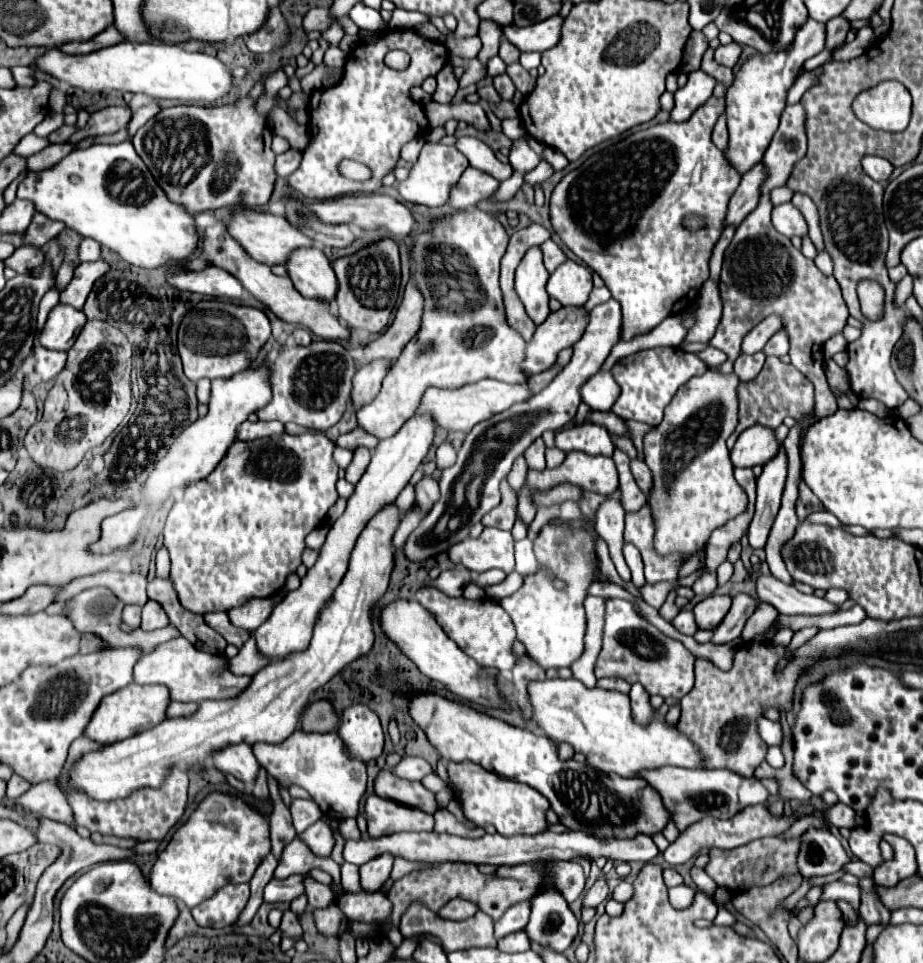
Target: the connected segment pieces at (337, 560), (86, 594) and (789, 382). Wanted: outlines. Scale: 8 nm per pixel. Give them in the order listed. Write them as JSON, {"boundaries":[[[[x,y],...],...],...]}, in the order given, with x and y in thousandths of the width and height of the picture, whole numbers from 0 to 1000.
{"boundaries":[[[[447,432],[434,442],[434,447],[428,453],[411,459],[398,490],[391,494],[391,498],[385,505],[385,511],[376,519],[376,530],[356,548],[354,561],[346,571],[346,579],[343,579],[341,588],[333,592],[333,596],[326,602],[326,609],[322,613],[315,613],[307,623],[302,619],[295,621],[298,631],[296,631],[294,640],[276,654],[278,671],[287,681],[291,681],[296,685],[304,685],[311,679],[330,675],[335,671],[337,656],[339,656],[341,644],[346,640],[346,633],[352,629],[352,625],[356,625],[356,621],[361,619],[369,600],[374,598],[380,571],[382,571],[391,550],[413,530],[415,523],[426,521],[432,515],[432,511],[443,503],[447,490],[456,484],[458,476],[463,474],[463,467],[469,459],[469,447],[471,447],[471,442],[469,442],[469,436],[465,436],[465,432]]],[[[94,611],[77,623],[55,627],[49,636],[73,640],[86,656],[101,656],[118,669],[138,671],[140,665],[129,654],[133,629],[116,611]]],[[[833,370],[829,374],[827,384],[820,388],[820,393],[811,397],[803,397],[798,403],[798,415],[801,415],[801,438],[794,451],[788,457],[788,463],[794,465],[798,453],[814,442],[829,442],[829,444],[842,444],[848,440],[850,432],[859,432],[861,436],[876,430],[876,397],[866,388],[857,378],[848,378],[844,372]]]]}

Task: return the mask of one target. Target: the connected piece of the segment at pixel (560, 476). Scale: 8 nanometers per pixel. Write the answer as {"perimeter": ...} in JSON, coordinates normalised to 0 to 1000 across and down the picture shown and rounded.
{"perimeter":[[[614,469],[610,482],[606,482],[603,486],[590,486],[586,490],[580,490],[580,488],[571,488],[571,503],[564,508],[561,513],[561,534],[563,535],[568,544],[572,547],[580,538],[580,525],[577,525],[577,519],[575,519],[575,513],[584,507],[584,509],[595,509],[599,505],[606,505],[606,503],[625,503],[629,509],[636,509],[636,511],[645,511],[645,513],[651,513],[651,515],[662,515],[668,505],[671,505],[671,496],[668,496],[668,486],[666,486],[666,480],[662,476],[655,476],[655,474],[640,474],[640,471],[634,471],[634,469]]]}

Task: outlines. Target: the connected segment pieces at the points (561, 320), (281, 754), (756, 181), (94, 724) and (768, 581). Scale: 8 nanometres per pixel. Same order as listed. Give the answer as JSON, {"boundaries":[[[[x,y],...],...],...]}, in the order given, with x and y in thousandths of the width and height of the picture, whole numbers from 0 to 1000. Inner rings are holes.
{"boundaries":[[[[610,318],[597,324],[588,336],[582,339],[577,353],[571,357],[567,386],[571,390],[593,384],[610,361],[621,359],[634,345],[634,318]]],[[[320,758],[304,773],[276,771],[272,779],[281,793],[291,802],[291,806],[302,810],[309,818],[313,818],[315,814],[330,818],[337,831],[348,839],[348,843],[352,843],[350,847],[359,852],[374,852],[389,845],[389,833],[395,825],[398,814],[395,793],[376,785],[374,775],[365,762]]],[[[820,170],[809,181],[805,181],[801,195],[796,197],[796,201],[790,208],[790,216],[788,216],[788,224],[783,228],[783,237],[803,233],[803,228],[807,228],[807,224],[811,220],[816,220],[816,216],[820,216],[820,208],[824,201],[824,197],[822,197],[824,187],[829,187],[829,174],[824,170]]],[[[140,710],[138,714],[131,714],[118,723],[114,723],[103,737],[96,754],[92,756],[92,762],[109,773],[122,773],[129,768],[135,768],[140,764],[146,764],[148,760],[155,760],[159,756],[166,756],[174,748],[179,748],[179,739],[183,733],[183,714],[168,710],[168,712],[153,712],[153,710]]],[[[822,596],[818,604],[818,615],[822,623],[833,625],[844,633],[844,638],[900,638],[907,636],[909,629],[894,627],[892,621],[874,619],[861,613],[857,606],[842,602],[837,596]]]]}

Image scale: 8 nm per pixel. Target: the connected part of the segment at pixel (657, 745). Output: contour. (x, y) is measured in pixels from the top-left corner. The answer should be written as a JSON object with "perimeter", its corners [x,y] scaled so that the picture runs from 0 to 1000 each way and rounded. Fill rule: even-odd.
{"perimeter":[[[586,706],[571,710],[573,729],[577,735],[577,750],[584,758],[599,771],[614,771],[623,781],[634,783],[634,793],[671,806],[688,806],[692,800],[705,800],[716,795],[740,795],[740,798],[759,798],[762,789],[755,783],[753,775],[733,760],[731,754],[725,754],[720,748],[707,746],[705,752],[694,754],[684,746],[681,723],[666,717],[636,714],[632,708],[616,706]]]}

